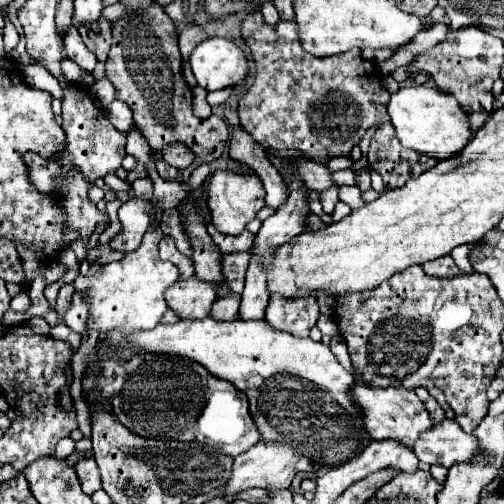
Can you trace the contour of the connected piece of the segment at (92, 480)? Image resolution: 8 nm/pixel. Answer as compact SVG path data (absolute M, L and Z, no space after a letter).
M92 457L76 463L76 473L78 473L78 479L82 483L82 491L86 495L92 495L94 491L102 489L100 471L98 471L98 465L96 465L96 461Z

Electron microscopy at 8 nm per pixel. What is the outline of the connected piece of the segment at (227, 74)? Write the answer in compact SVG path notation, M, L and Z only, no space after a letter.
M224 37L204 39L192 51L190 67L196 83L206 91L234 87L248 73L248 63L242 49Z

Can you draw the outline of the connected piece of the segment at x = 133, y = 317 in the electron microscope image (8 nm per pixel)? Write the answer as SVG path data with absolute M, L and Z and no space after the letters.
M150 227L142 239L142 245L136 251L124 255L124 259L112 261L92 275L76 275L74 279L76 291L90 295L88 329L106 333L112 327L120 327L122 333L130 333L140 329L154 329L162 321L164 313L168 311L164 293L178 281L178 267L170 261L160 259L158 255L160 237L162 237L160 227Z

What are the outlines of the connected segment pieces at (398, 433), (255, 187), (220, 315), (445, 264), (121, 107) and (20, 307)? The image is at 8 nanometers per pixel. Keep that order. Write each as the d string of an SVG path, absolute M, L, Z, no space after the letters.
M358 379L354 389L352 389L352 397L356 399L356 403L360 405L360 409L364 413L366 431L376 441L394 439L394 441L406 445L408 449L414 449L414 443L418 441L418 437L424 431L428 431L430 427L434 427L434 421L432 421L430 413L426 411L424 403L416 397L414 391L406 391L406 389L400 389L400 387L396 387L396 389L394 387L388 387L388 389L368 387Z
M230 169L214 171L208 177L208 209L214 227L226 235L238 235L264 207L264 195L264 185L256 173L236 173Z
M230 293L224 299L220 297L214 301L210 317L218 321L234 321L238 317L238 307L240 307L240 295Z
M444 255L440 259L428 261L424 265L424 271L428 275L436 275L436 277L450 277L450 275L456 275L460 269L456 267L456 263L454 263L454 259L450 255Z
M114 99L108 107L106 107L106 117L110 119L110 123L120 129L122 133L128 133L134 129L134 123L132 123L132 111L118 99Z
M22 289L22 291L12 299L10 309L16 311L16 313L24 313L28 307L30 307L30 295L28 295L26 289Z

